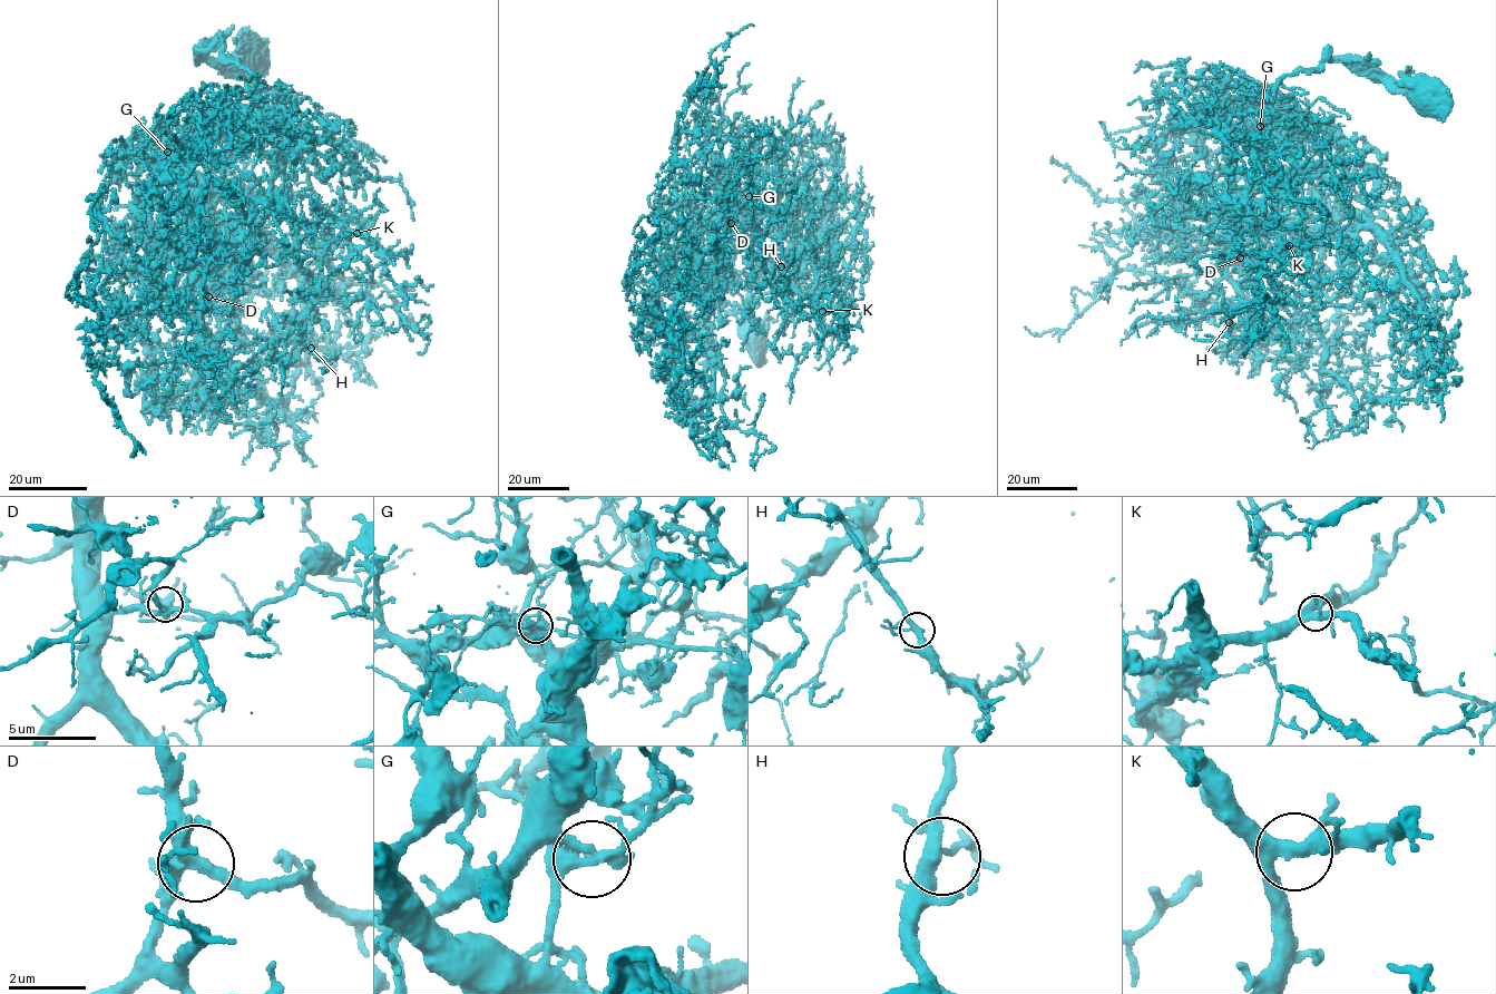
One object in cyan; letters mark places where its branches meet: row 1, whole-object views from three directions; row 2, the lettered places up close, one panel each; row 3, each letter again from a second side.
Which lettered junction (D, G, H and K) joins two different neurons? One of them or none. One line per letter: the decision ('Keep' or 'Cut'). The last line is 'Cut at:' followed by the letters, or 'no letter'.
D: Keep
G: Cut
H: Keep
K: Keep
Cut at: G

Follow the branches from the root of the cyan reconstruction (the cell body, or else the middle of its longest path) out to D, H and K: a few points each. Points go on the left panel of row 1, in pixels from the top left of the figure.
D: (243, 62), (194, 57), (222, 44), (248, 67), (274, 143), (261, 218), (192, 284), (208, 296)
H: (243, 62), (194, 57), (222, 44), (265, 88), (273, 201), (310, 279), (297, 322), (311, 348)
K: (243, 62), (194, 57), (222, 44), (225, 58), (265, 88), (273, 204), (338, 239), (357, 233)

